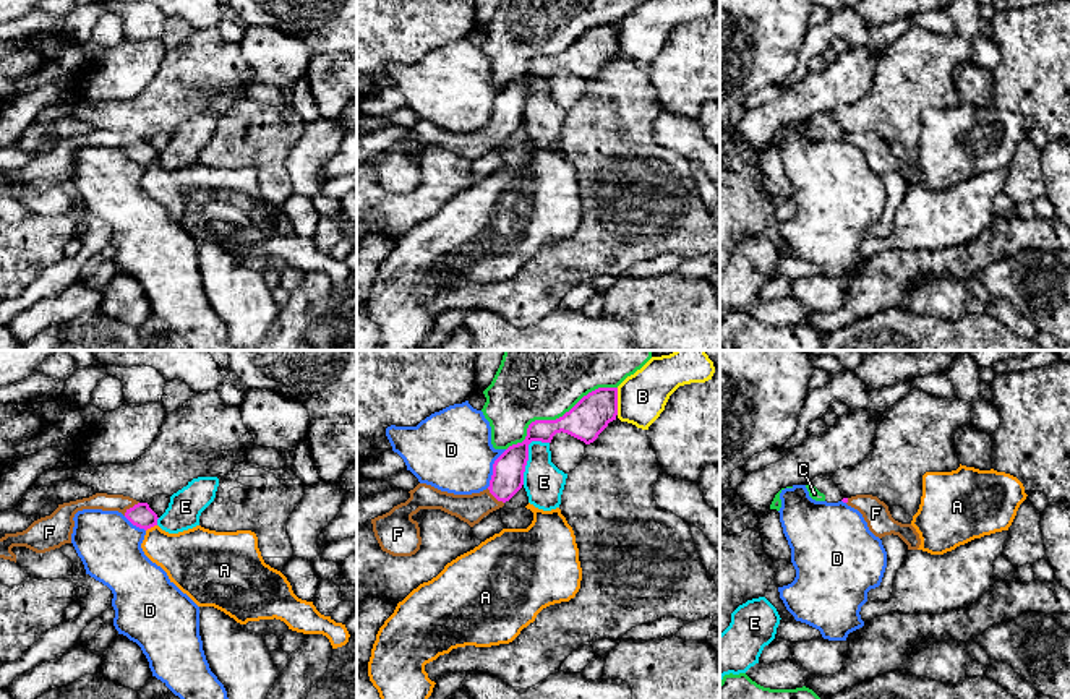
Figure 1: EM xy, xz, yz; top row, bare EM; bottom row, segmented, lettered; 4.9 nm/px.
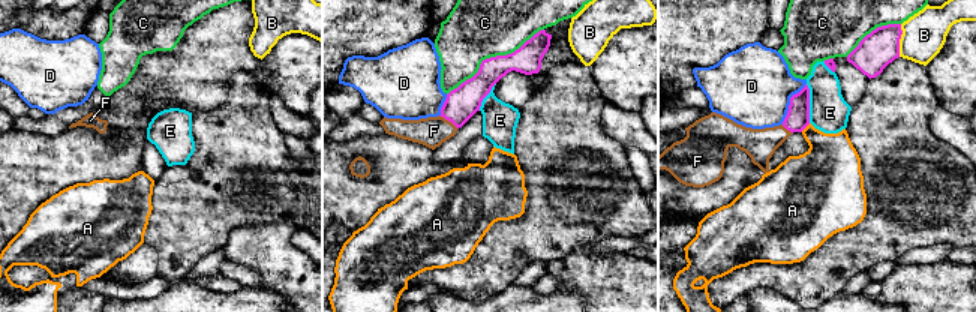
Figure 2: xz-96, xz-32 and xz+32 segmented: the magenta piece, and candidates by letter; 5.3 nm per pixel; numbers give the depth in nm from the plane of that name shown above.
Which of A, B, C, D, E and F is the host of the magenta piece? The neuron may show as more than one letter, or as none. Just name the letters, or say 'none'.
F

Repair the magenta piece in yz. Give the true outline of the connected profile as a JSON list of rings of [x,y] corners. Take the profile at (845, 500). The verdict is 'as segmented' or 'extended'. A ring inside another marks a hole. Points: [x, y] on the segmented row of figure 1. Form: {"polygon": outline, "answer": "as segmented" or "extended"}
{"polygon": [[[856,495],[851,498],[843,498],[843,503],[858,509],[864,521],[867,522],[869,530],[882,538],[885,535],[898,535],[906,545],[908,550],[918,550],[921,545],[919,534],[911,524],[901,524],[895,521],[888,511],[888,506],[872,495]]], "answer": "extended"}

